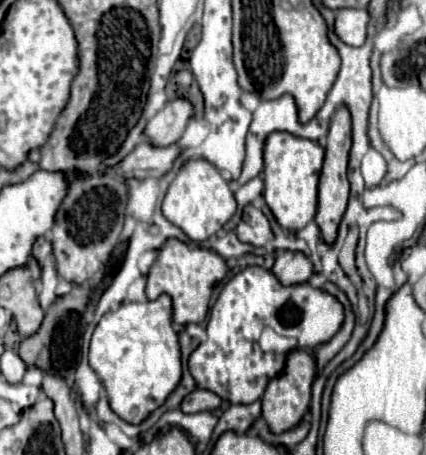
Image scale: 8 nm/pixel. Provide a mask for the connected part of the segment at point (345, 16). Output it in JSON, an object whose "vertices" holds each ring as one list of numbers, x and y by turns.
{"vertices":[[337,10,335,16,335,34,349,46,361,46,367,36,367,22,369,14,367,10]]}

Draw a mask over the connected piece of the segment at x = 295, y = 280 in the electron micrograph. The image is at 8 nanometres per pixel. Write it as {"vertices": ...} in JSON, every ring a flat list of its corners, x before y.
{"vertices":[[281,252,281,254,277,254,275,264,271,268,275,278,285,286,307,282,307,278,311,276,311,270,313,270,313,264,309,262,309,258,305,260,305,256,301,252]]}

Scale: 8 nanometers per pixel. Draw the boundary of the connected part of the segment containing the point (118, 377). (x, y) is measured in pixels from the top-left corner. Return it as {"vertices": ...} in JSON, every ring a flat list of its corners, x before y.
{"vertices":[[163,294,157,300,123,302,117,310,103,314,91,336,89,364,107,390,111,410,125,422,143,422,181,380,181,352,171,320,171,298]]}

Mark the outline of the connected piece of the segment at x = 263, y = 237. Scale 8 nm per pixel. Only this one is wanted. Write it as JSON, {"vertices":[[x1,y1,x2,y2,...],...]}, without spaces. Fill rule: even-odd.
{"vertices":[[247,206,247,208,243,210,243,218,241,218,241,222,237,224,235,232,237,232,237,238,239,238,241,242,253,244,253,246,263,246,265,242,269,242,269,240,273,238,269,220,267,220,265,214,263,214,259,208,255,208,255,206]]}

